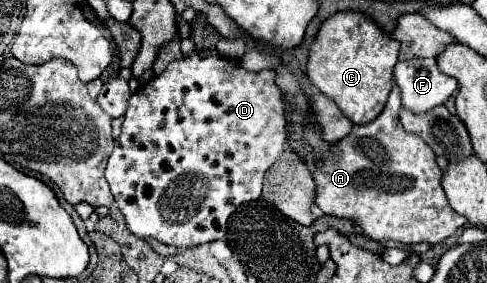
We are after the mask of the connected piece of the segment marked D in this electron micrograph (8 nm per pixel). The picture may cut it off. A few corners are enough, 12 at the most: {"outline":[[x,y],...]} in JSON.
{"outline":[[171,61],[105,169],[129,231],[197,247],[285,149],[271,69]]}

